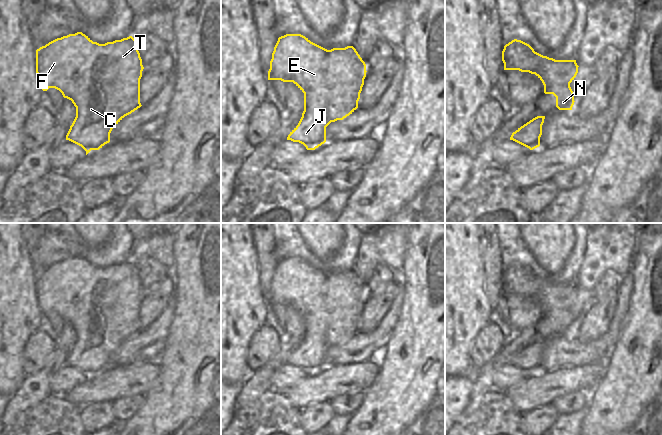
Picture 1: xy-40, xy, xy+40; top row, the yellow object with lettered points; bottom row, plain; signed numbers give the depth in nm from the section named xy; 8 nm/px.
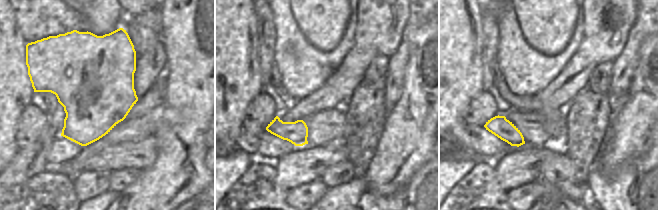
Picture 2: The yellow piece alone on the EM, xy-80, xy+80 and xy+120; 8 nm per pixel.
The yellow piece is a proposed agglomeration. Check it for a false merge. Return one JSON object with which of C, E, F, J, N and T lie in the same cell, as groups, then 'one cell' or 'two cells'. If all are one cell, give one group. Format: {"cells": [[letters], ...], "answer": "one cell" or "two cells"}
{"cells": [["C", "E", "F", "J", "N", "T"]], "answer": "one cell"}

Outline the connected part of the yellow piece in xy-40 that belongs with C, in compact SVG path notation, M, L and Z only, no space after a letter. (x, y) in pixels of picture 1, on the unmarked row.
M77 256L57 262L36 274L36 297L42 314L55 312L62 317L64 322L72 325L76 331L76 341L66 359L66 364L81 370L86 375L86 379L91 374L99 374L109 367L112 353L125 340L142 330L140 303L143 293L136 264L132 260L99 268L82 256Z

